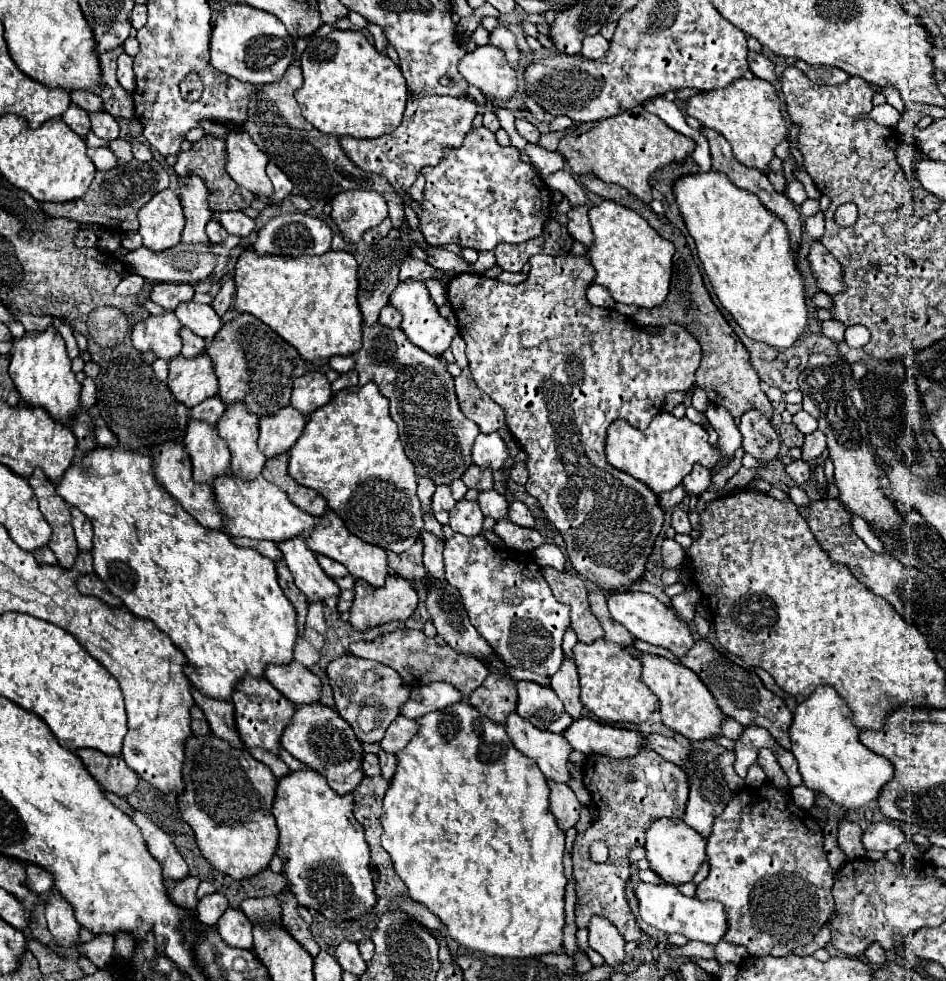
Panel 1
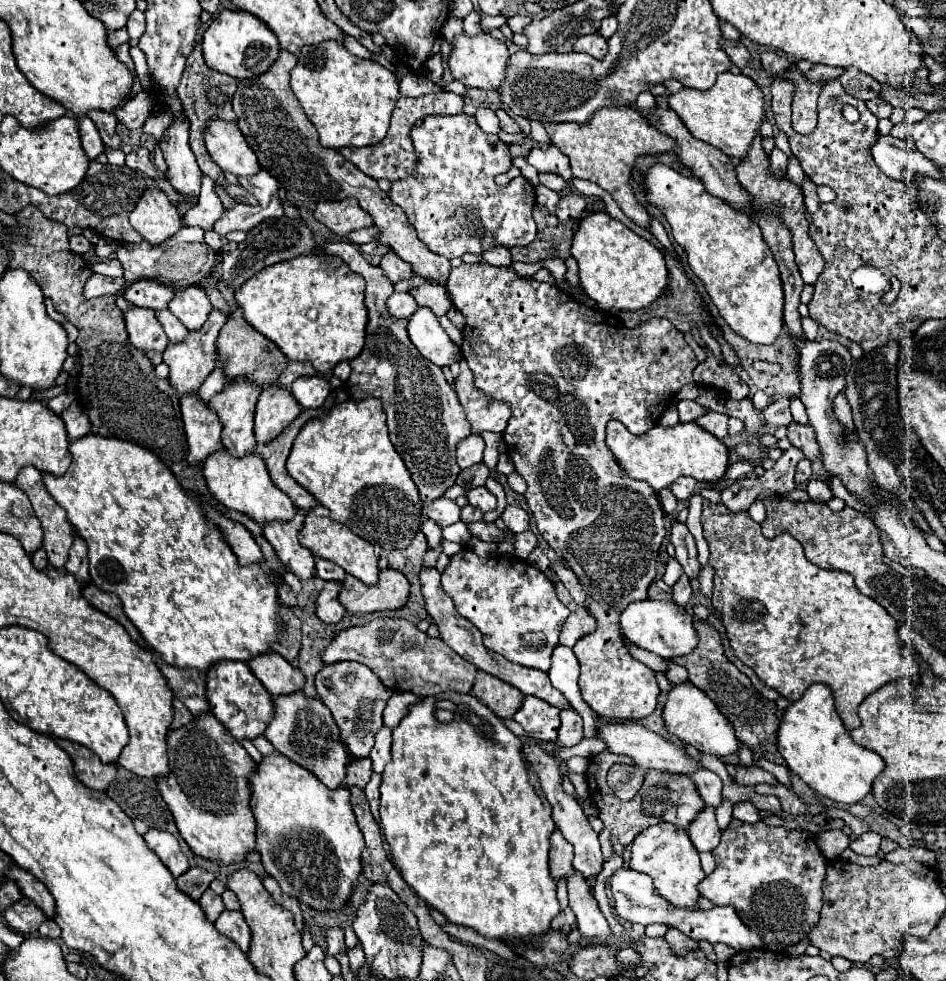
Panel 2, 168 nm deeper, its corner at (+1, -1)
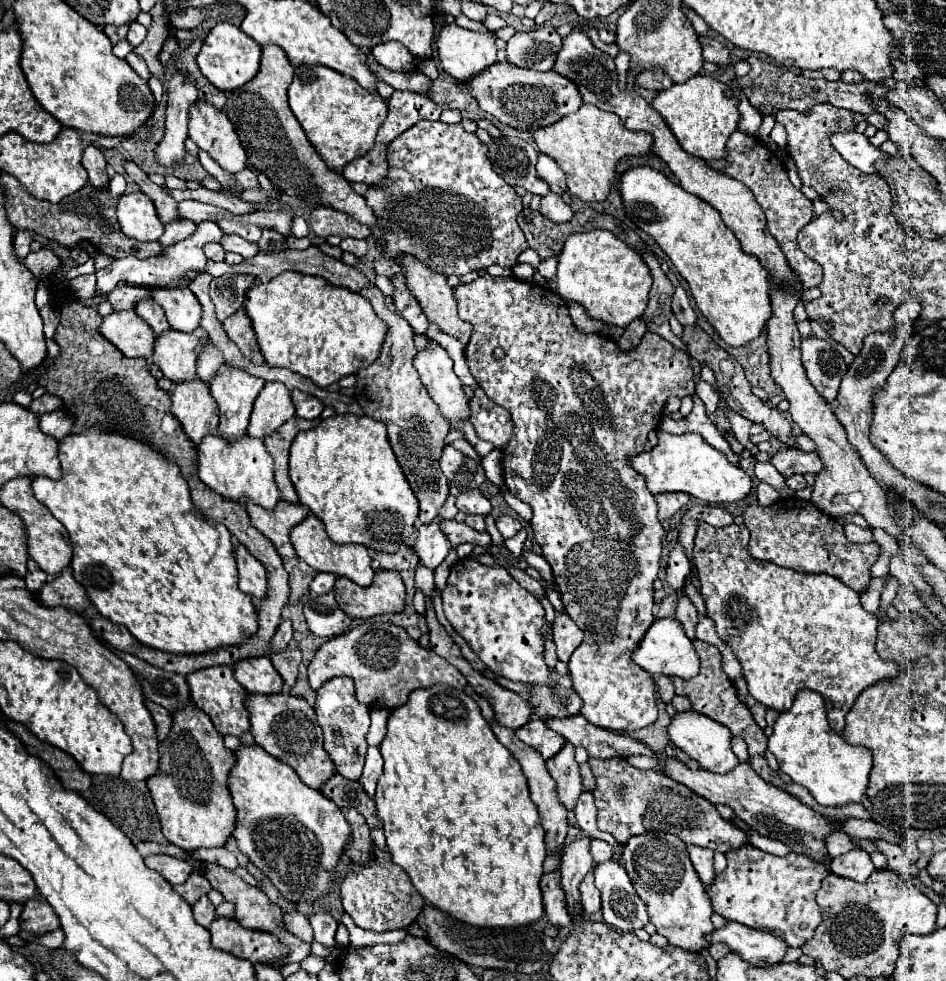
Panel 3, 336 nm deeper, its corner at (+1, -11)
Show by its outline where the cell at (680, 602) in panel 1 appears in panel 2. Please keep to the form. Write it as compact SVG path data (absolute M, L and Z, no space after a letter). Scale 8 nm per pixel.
M681 575L679 579L677 579L677 583L673 585L673 601L677 603L677 605L681 605L681 607L685 607L687 605L687 601L691 599L691 585L689 585L689 579L685 577L685 575Z

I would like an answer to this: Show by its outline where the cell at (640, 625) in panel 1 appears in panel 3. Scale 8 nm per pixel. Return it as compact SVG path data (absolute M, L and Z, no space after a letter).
M673 617L653 621L653 625L647 629L641 643L633 651L633 661L651 675L677 675L683 679L691 679L699 673L699 657L693 649L693 643L685 635L681 623L677 623Z

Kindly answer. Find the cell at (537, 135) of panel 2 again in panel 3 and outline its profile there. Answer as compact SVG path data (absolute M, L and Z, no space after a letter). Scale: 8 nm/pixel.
M539 153L537 173L539 173L541 179L545 179L545 181L551 185L553 193L561 195L561 193L567 189L567 185L565 185L565 175L563 175L559 163L557 163L553 157L549 157L549 155L545 155L545 153Z

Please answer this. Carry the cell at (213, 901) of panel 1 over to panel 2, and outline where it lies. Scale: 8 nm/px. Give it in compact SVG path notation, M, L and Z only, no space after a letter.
M207 889L207 891L201 895L199 905L203 907L203 911L205 911L205 915L207 915L209 921L215 921L215 919L219 917L219 913L225 909L221 897L219 897L217 893L213 893L211 889Z

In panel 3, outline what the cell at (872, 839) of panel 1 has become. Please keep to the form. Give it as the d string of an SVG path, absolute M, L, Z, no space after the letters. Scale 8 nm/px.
M853 849L845 855L839 855L831 861L831 871L835 875L841 875L841 877L849 877L849 879L855 879L859 883L867 881L867 877L875 871L875 865L869 857L867 851L863 849Z

